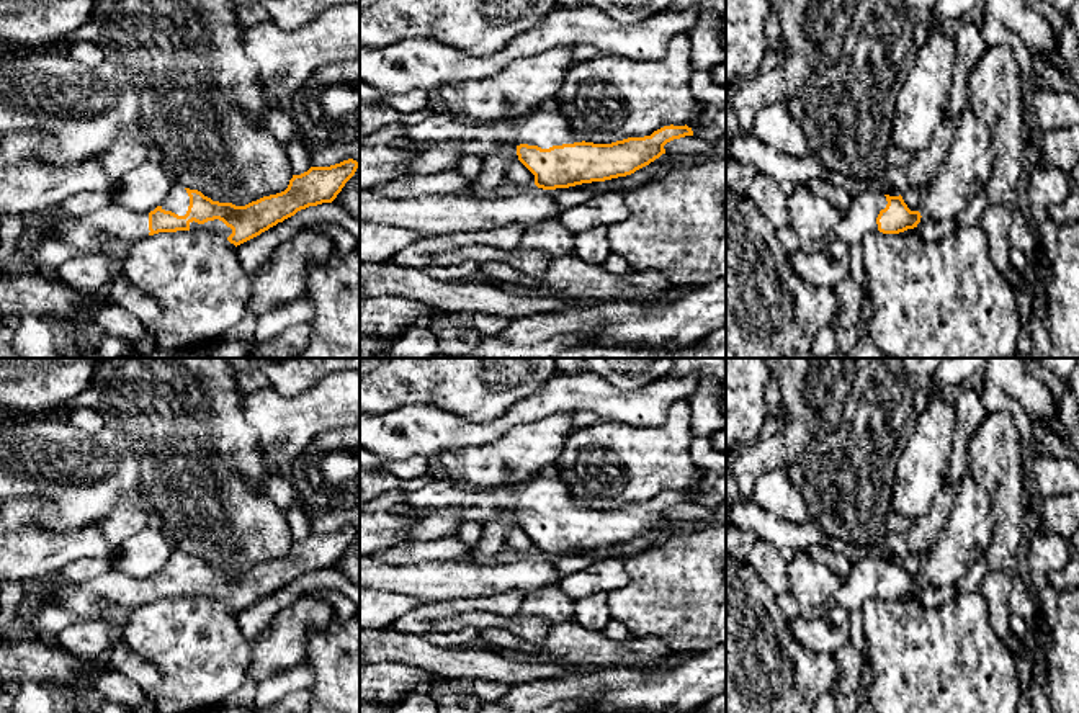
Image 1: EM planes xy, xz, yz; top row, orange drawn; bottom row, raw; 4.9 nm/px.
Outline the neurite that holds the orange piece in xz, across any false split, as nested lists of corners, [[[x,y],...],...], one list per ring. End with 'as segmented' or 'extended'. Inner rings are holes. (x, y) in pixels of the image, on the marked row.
[[[440,92],[427,93],[427,106],[430,114],[423,121],[405,126],[405,141],[422,149],[443,141],[459,141],[463,154],[477,155],[482,160],[500,144],[515,144],[518,160],[535,175],[535,185],[543,190],[631,175],[665,154],[667,142],[693,136],[687,124],[670,124],[651,136],[593,144],[579,139],[567,119],[549,106],[541,106],[513,123],[456,119],[446,110]]]; extended

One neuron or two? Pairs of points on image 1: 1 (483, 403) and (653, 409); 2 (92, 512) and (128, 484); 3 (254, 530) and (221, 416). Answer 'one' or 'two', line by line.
1: two
2: one
3: one

